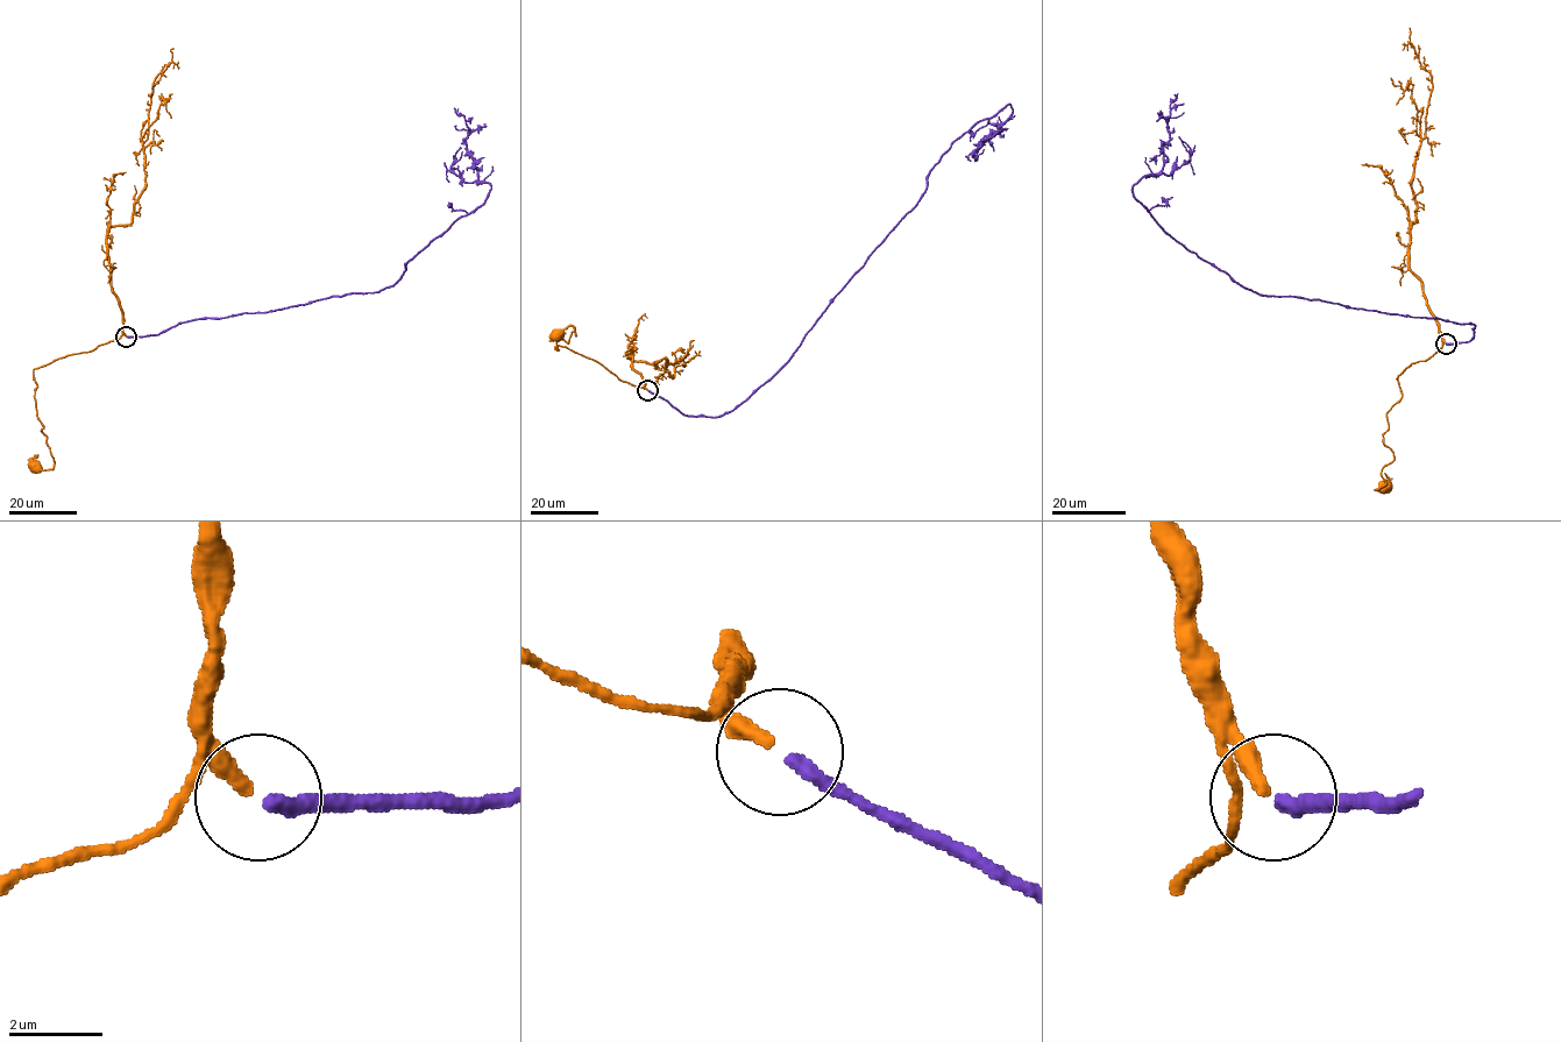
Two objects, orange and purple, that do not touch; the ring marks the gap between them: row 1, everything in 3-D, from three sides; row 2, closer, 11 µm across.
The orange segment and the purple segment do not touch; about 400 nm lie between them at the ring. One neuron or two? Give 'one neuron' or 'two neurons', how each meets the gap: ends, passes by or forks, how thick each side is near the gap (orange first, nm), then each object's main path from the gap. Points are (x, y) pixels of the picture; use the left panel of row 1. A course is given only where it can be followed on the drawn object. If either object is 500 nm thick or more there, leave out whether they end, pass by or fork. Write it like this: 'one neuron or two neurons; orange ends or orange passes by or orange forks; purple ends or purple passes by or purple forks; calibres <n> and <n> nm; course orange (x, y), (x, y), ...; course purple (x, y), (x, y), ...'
one neuron; orange ends; purple ends; calibres 320 and 320 nm; course orange (126, 337), (34, 369), (36, 417), (55, 461), (50, 469), (36, 466); course purple (127, 337), (392, 286), (418, 252), (484, 201), (491, 186), (477, 179), (467, 150), (469, 128), (454, 108)

